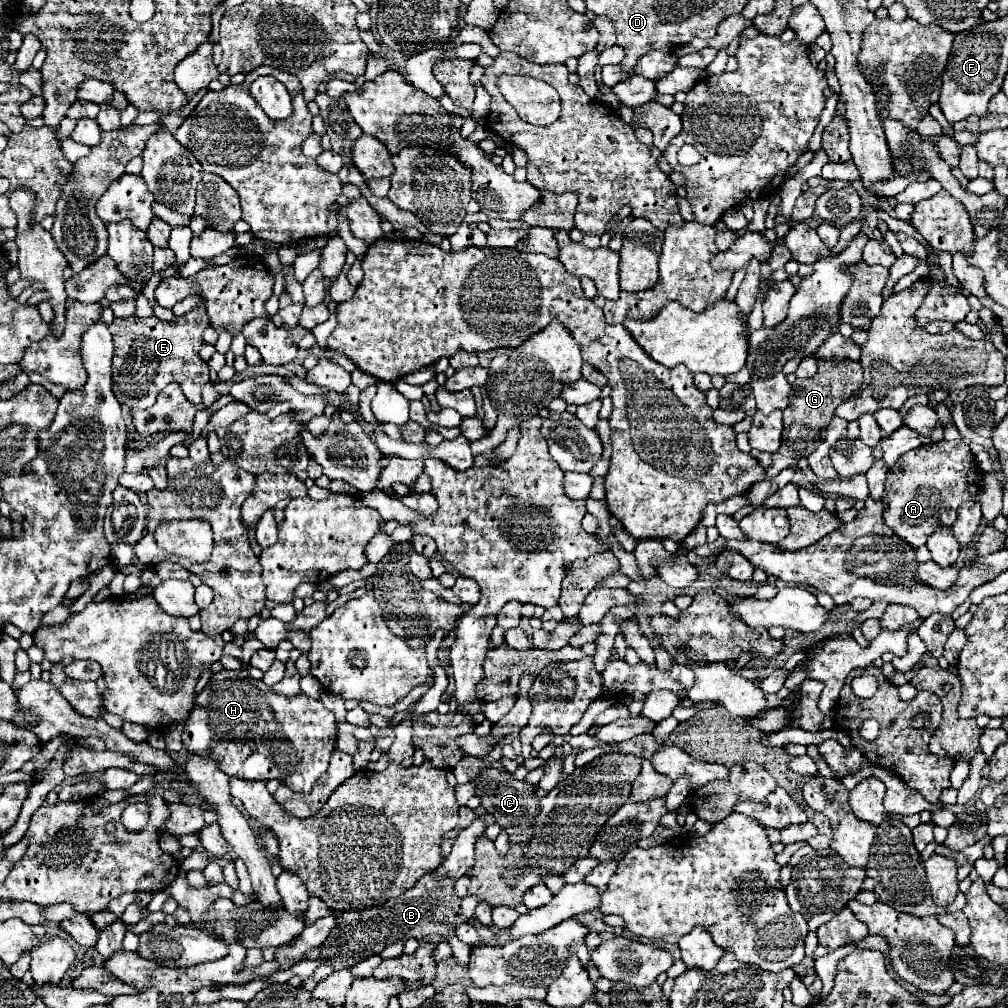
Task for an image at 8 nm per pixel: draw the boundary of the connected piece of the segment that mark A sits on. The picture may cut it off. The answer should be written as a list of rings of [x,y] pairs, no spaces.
[[[963,439],[953,441],[937,441],[931,443],[929,449],[917,447],[905,453],[893,469],[889,469],[883,491],[883,523],[893,529],[895,535],[903,537],[913,549],[925,545],[929,533],[937,529],[937,525],[953,527],[957,521],[959,507],[973,499],[979,493],[979,467],[969,445]]]

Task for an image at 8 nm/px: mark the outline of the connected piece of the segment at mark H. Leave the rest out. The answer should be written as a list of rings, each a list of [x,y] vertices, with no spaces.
[[[223,669],[215,677],[211,677],[207,687],[197,695],[195,709],[189,715],[189,721],[185,721],[183,731],[185,749],[191,753],[199,753],[203,757],[213,757],[215,761],[219,761],[219,769],[223,769],[227,775],[235,775],[239,779],[249,781],[277,779],[297,793],[309,793],[317,777],[327,771],[331,753],[335,751],[335,739],[335,715],[333,711],[325,709],[325,705],[319,699],[311,699],[303,693],[297,697],[281,697],[267,689],[263,681],[251,679],[245,669]]]

